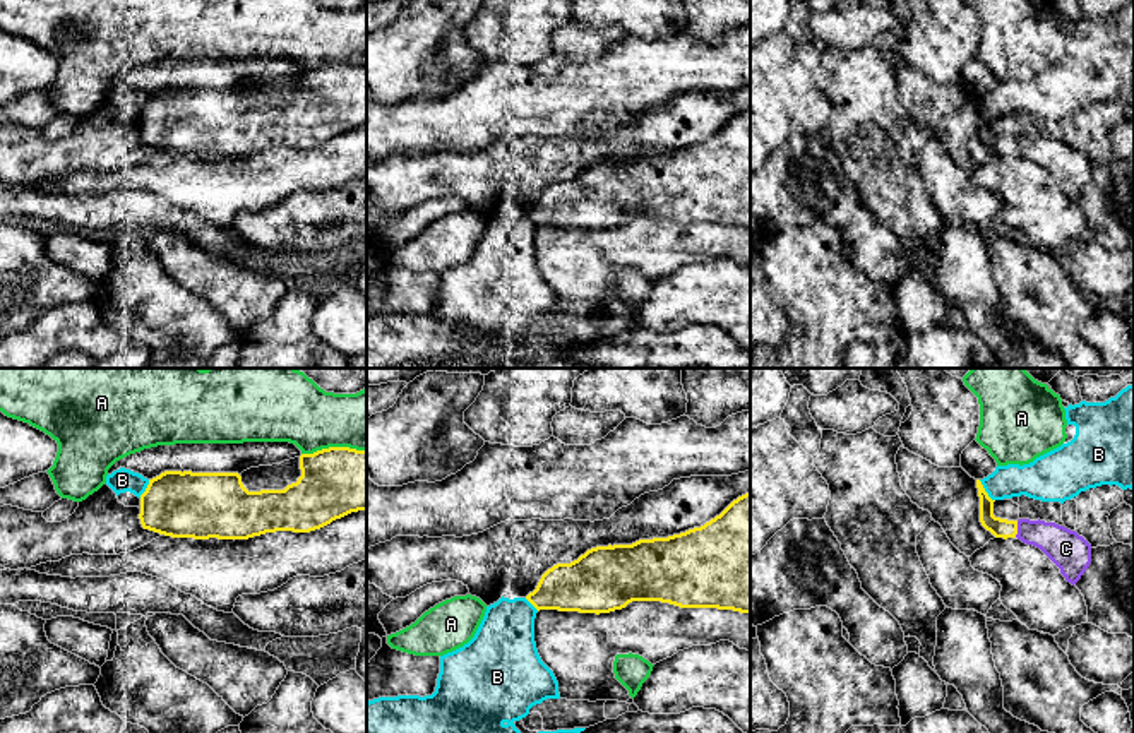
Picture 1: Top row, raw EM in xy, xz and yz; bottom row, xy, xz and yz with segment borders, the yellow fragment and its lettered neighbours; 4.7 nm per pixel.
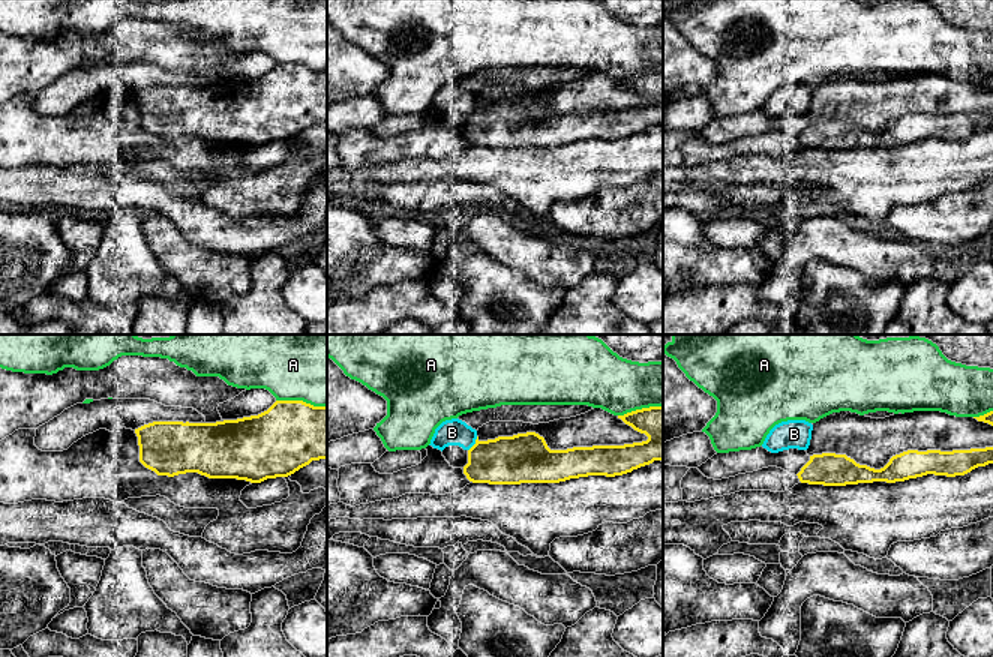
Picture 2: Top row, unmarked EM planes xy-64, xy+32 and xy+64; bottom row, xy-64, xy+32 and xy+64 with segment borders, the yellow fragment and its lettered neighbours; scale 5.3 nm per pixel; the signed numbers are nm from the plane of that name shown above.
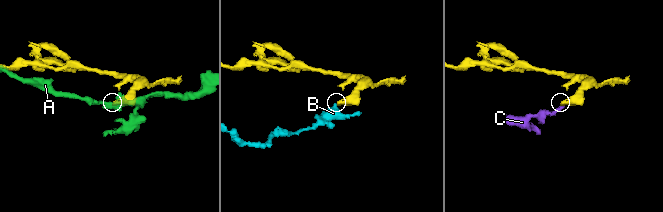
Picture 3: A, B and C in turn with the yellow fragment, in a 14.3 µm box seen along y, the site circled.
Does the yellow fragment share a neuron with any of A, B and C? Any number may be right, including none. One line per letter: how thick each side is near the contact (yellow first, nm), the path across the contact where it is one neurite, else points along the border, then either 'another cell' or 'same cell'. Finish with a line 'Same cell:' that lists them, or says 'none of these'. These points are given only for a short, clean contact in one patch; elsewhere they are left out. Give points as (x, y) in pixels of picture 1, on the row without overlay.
A: 320 nm thick on the yellow side, 300 nm on the other; another cell
B: 100 nm thick on the yellow side, 170 nm on the other; another cell
C: 100 nm thick on the yellow side, 180 nm on the other; runs through yz (1001, 144), (1016, 146), (1045, 151), (1066, 165); same cell
Same cell: C

